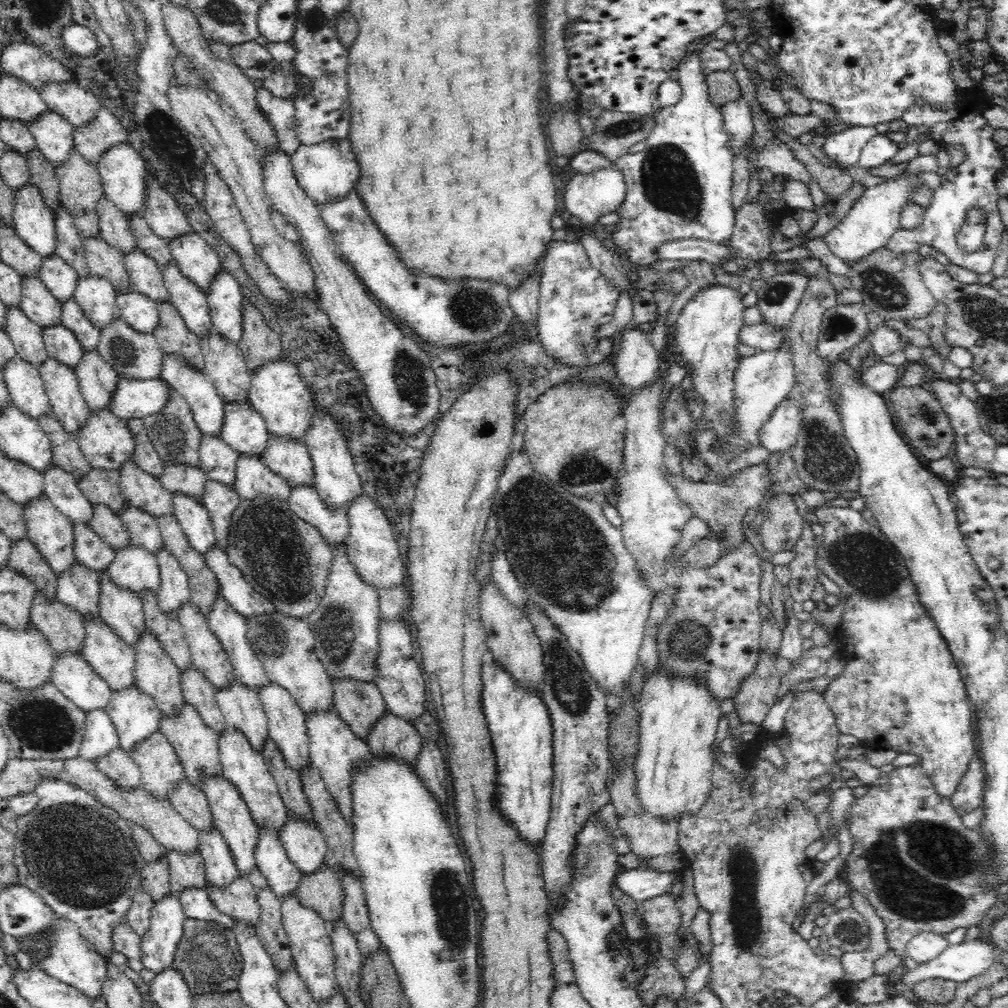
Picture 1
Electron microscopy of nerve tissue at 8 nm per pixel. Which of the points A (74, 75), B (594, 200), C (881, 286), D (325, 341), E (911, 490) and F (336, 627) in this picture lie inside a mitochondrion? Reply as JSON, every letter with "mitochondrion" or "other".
{"A":"other","B":"other","C":"mitochondrion","D":"other","E":"other","F":"mitochondrion"}

